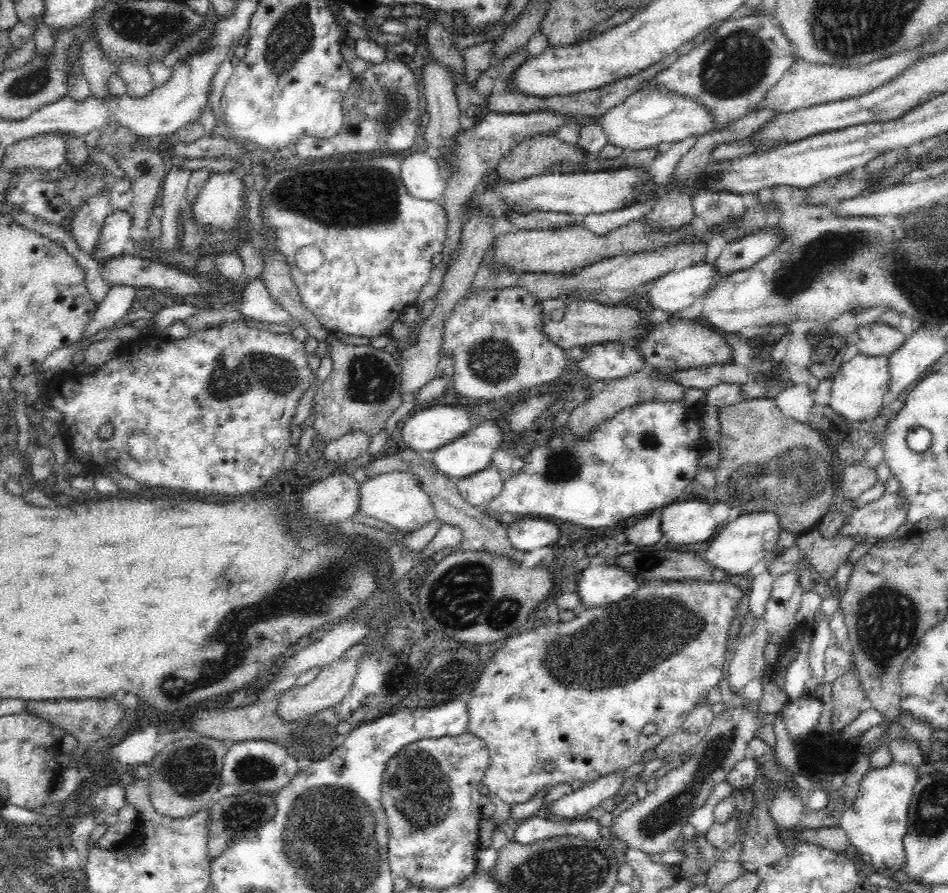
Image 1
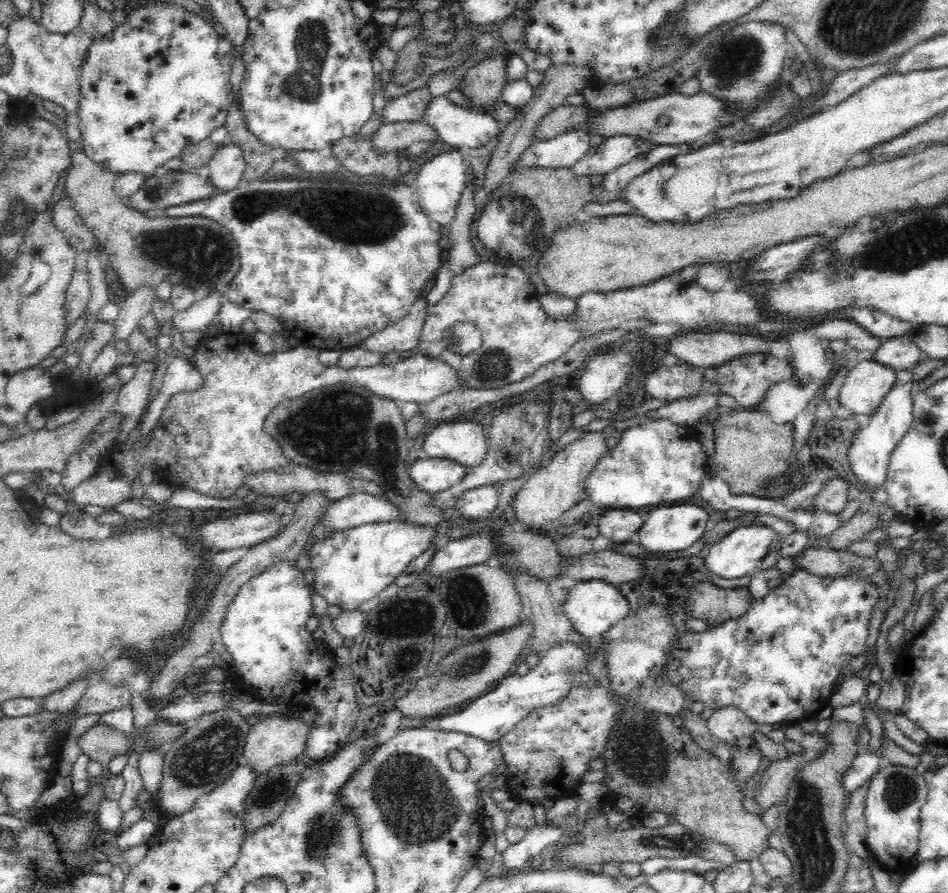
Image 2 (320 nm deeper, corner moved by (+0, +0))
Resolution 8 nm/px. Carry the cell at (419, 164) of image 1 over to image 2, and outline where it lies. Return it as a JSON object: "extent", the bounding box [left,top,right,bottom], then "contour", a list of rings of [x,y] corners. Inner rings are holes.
{"extent":[414,151,470,237],"contour":[[[460,151],[440,153],[426,162],[416,174],[414,187],[417,190],[422,210],[440,225],[442,237],[449,237],[449,228],[456,214],[460,197],[470,182],[470,162],[468,163]]]}

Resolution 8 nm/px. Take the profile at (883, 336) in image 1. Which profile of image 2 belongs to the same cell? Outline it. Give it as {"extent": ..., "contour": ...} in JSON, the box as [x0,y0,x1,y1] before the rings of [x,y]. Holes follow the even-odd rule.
{"extent":[872,336,921,371],"contour":[[[909,336],[893,337],[878,348],[872,360],[893,368],[895,371],[910,370],[921,360],[920,352]]]}

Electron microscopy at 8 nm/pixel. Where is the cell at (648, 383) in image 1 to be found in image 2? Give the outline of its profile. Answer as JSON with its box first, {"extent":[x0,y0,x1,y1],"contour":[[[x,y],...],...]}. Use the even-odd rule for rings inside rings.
{"extent":[512,431,606,532],"contour":[[[587,431],[582,439],[557,452],[548,466],[536,468],[513,497],[512,507],[516,525],[537,532],[544,527],[551,527],[555,520],[560,520],[567,510],[584,498],[586,479],[606,453],[604,435]]]}

